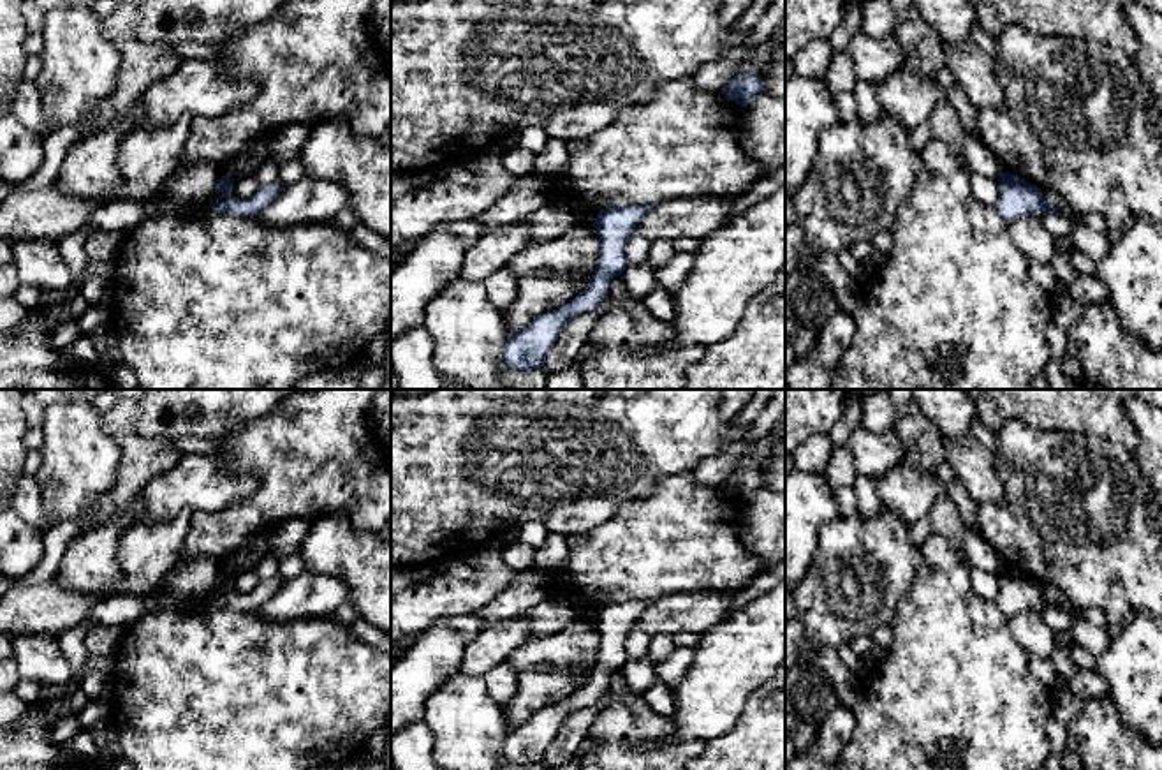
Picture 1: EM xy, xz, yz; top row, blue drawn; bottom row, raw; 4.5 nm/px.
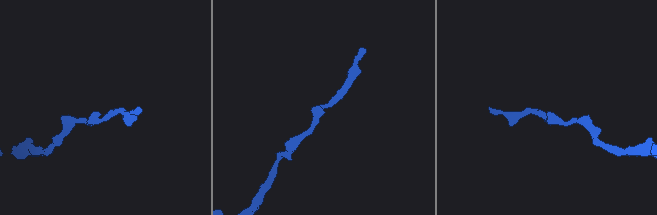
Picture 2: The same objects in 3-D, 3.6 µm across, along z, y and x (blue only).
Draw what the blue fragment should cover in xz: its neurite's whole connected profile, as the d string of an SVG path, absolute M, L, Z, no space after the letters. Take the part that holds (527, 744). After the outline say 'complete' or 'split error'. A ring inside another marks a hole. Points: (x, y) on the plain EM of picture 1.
M655 601L606 603L597 608L595 629L600 636L597 663L586 684L560 701L542 708L532 719L505 735L504 758L509 763L528 766L544 761L546 749L555 740L563 721L576 710L593 705L607 692L609 678L627 663L627 638L636 620Z; complete

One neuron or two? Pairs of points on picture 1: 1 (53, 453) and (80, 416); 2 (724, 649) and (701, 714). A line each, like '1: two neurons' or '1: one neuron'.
1: one neuron
2: one neuron

